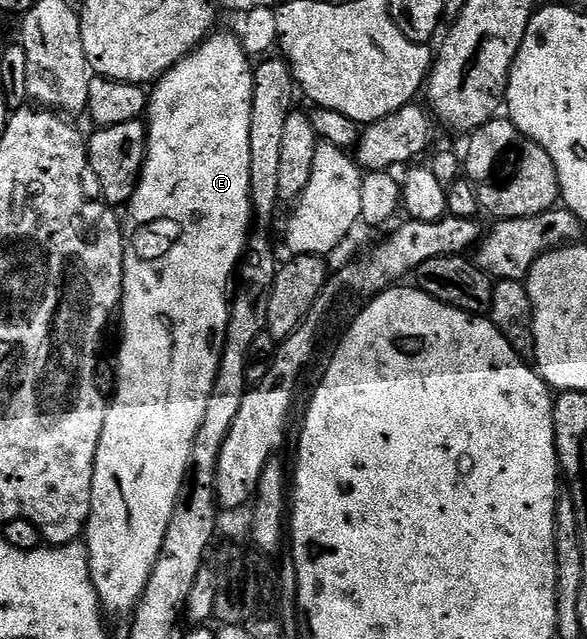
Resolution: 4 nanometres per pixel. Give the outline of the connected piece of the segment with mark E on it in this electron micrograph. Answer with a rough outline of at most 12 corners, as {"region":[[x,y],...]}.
{"region":[[252,61],[154,81],[85,547],[143,596],[253,228]]}

